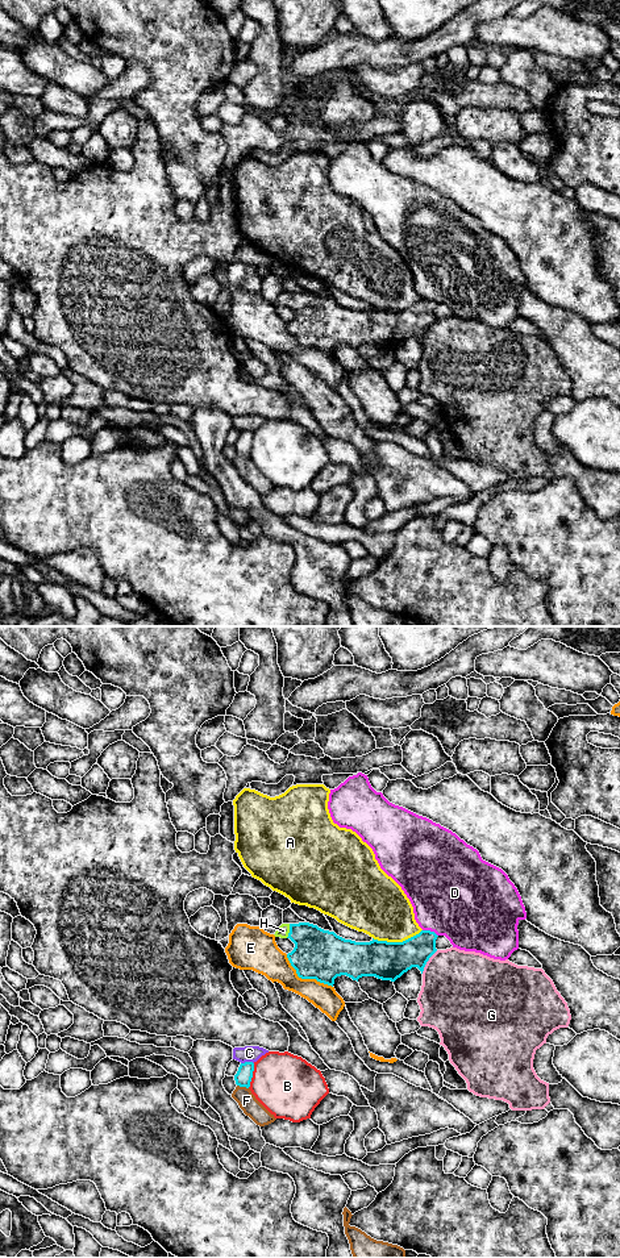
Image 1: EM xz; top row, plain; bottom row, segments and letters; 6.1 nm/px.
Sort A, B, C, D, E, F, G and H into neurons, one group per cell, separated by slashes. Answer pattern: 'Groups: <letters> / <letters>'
Groups: A / B / C / D / E / F / G / H

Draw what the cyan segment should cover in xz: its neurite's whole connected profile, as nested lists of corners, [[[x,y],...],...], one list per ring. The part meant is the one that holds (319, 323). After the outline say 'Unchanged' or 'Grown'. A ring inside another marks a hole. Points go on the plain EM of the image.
[[[309,291],[282,292],[274,304],[295,312],[287,326],[299,346],[316,347],[332,355],[341,343],[357,350],[362,345],[395,350],[412,336],[423,342],[426,330],[437,320],[438,305],[434,300],[421,299],[403,311],[374,307],[355,311]]]. Grown

